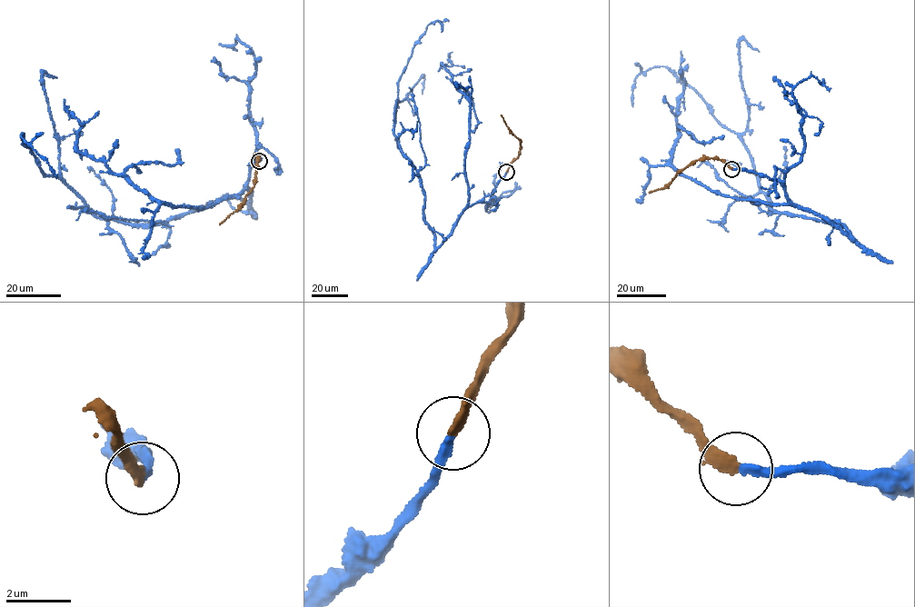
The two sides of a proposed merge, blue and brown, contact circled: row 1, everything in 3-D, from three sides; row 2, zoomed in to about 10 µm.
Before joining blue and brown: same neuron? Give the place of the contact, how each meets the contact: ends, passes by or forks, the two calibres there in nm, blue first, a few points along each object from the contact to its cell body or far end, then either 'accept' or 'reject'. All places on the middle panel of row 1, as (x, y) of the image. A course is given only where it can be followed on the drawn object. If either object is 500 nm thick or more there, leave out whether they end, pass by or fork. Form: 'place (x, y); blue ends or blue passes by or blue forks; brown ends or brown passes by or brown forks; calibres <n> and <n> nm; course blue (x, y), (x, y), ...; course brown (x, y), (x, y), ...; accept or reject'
place (506, 172); blue ends; brown ends; calibres 260 and 320 nm; course blue (506, 172), (436, 247), (418, 172), (393, 132), (398, 83), (414, 44), (432, 22), (439, 21), (442, 32); course brown (506, 172), (518, 155), (521, 142), (501, 115); accept

